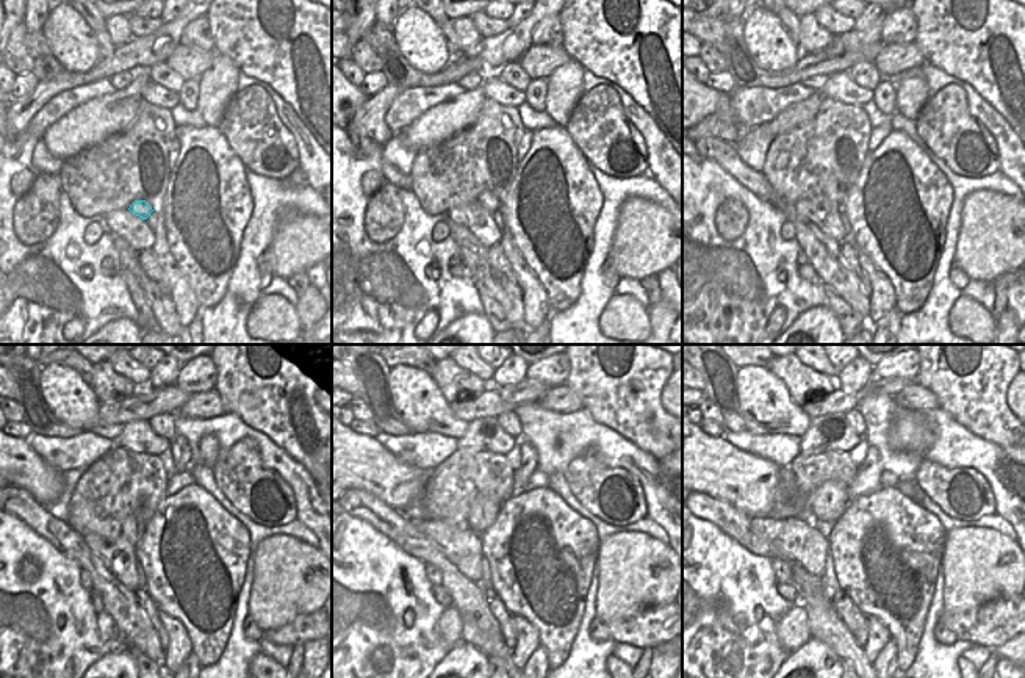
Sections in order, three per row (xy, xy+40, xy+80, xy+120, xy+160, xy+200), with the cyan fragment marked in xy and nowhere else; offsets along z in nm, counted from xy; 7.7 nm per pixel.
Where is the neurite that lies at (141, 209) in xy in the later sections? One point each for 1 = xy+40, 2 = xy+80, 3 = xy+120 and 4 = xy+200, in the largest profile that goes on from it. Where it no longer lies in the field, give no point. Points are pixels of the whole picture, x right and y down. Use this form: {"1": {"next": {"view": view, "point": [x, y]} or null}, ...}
{"1": {"next": {"view": "xy+40", "point": [489, 201]}}, "2": {"next": {"view": "xy+80", "point": [836, 191]}}, "3": {"next": {"view": "xy+120", "point": [133, 526]}}, "4": {"next": {"view": "xy+200", "point": [828, 503]}}}

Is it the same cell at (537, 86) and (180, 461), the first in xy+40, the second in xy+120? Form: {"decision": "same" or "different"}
{"decision": "same"}

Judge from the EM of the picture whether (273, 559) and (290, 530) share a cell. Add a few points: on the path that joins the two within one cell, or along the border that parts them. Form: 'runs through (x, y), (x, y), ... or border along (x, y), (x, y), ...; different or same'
border along (315, 548), (274, 534), (254, 551); different

